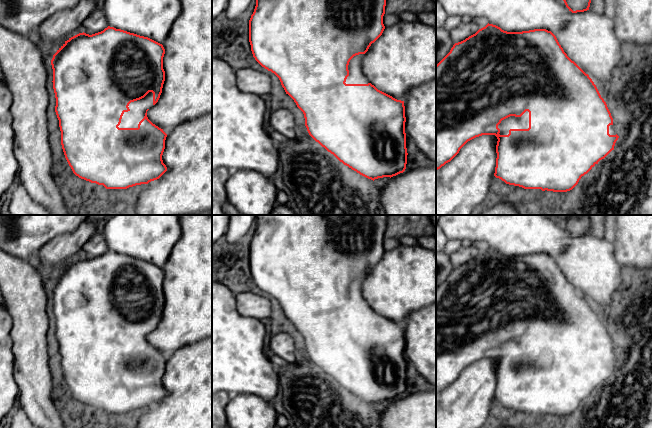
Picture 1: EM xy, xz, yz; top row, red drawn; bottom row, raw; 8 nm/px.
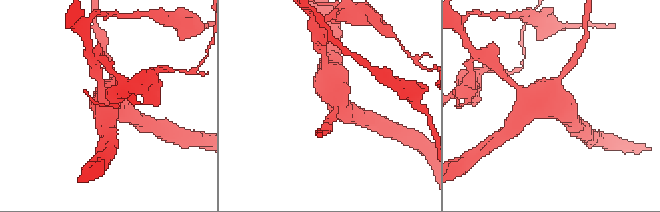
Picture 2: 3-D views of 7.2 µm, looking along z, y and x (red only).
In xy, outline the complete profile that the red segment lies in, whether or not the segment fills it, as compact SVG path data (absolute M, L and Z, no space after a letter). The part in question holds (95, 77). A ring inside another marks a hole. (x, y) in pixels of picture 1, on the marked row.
M108 26L103 31L92 35L83 32L69 38L53 55L51 60L53 69L52 82L56 98L55 112L61 131L61 145L65 158L76 176L91 183L103 185L106 189L127 189L157 180L167 171L167 167L162 160L167 134L147 117L147 111L158 102L162 93L165 81L165 71L163 69L164 54L165 49L163 45L148 37Z

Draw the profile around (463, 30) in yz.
M461 22L457 27L450 31L453 44L465 40L469 36L475 34L479 29L481 28L475 22Z

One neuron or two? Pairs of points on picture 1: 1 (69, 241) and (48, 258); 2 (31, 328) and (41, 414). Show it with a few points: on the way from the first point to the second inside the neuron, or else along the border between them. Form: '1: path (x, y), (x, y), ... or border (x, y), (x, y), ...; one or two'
1: path (64, 246), (53, 256); one
2: path (31, 349), (31, 372), (35, 381), (35, 393); one

